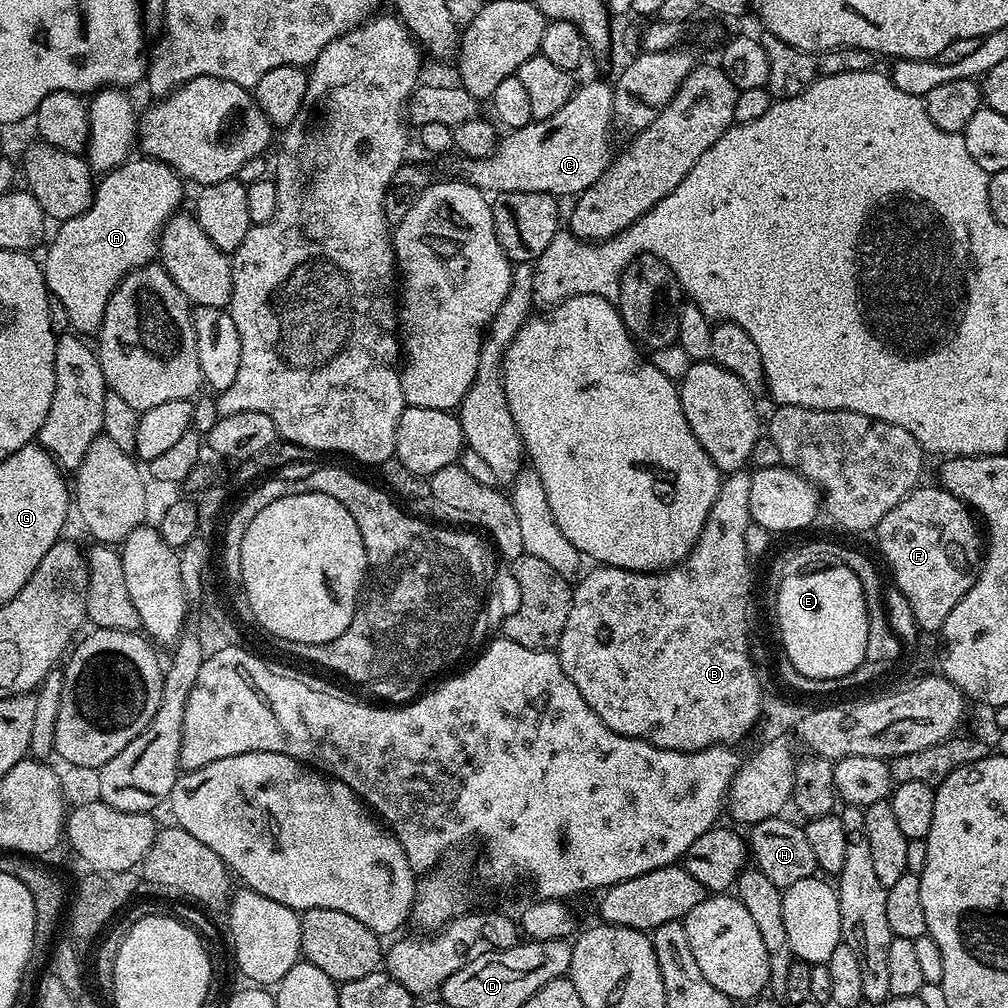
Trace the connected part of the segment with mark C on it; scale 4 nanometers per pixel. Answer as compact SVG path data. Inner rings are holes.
M592 80L573 91L572 97L550 118L533 120L532 123L521 128L511 129L508 137L497 143L496 150L489 156L477 160L461 159L459 175L469 184L480 189L485 194L499 194L502 192L545 192L557 198L569 196L575 198L585 192L602 174L614 159L612 152L612 128L614 117L612 115L612 90L611 83L603 84L600 80Z

